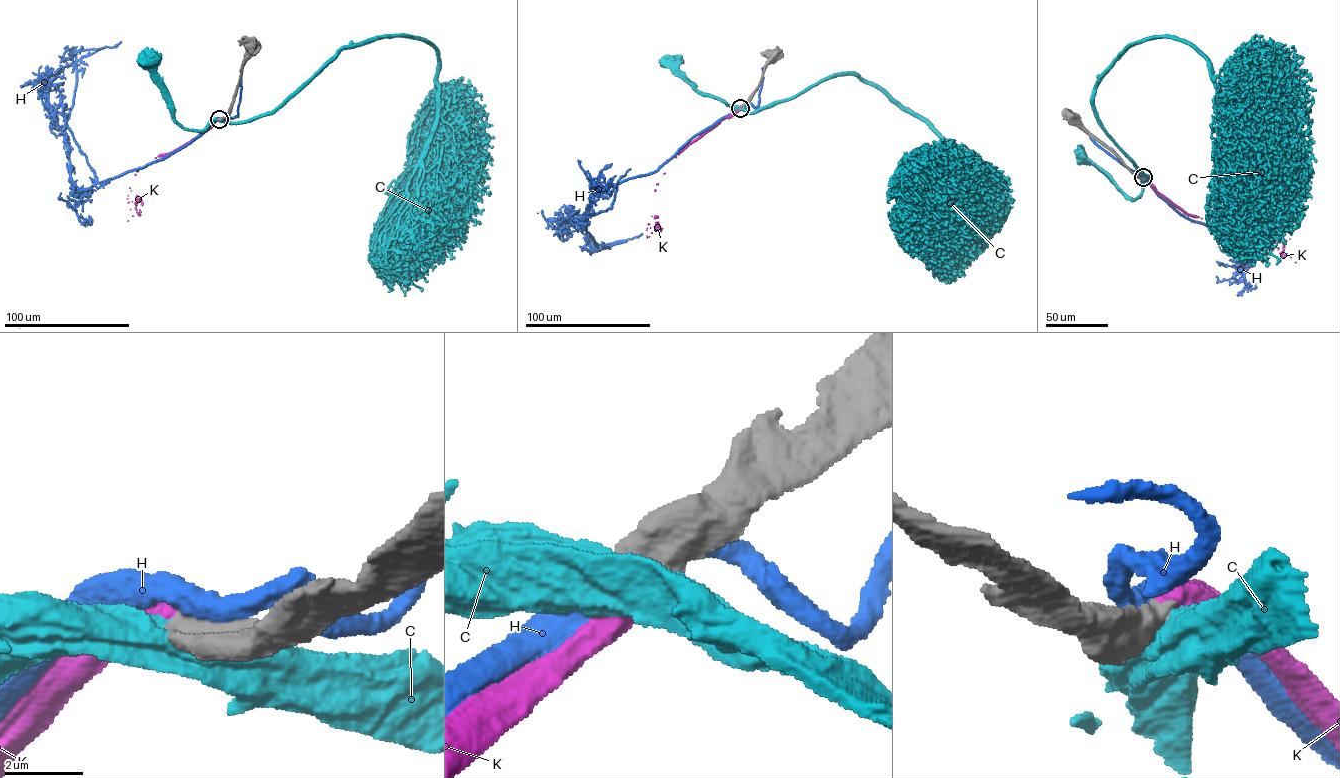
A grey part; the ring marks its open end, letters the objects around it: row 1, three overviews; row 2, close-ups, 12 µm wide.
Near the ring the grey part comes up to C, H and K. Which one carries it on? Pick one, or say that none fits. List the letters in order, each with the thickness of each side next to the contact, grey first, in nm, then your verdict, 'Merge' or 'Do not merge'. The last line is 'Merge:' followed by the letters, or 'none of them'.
C: Thickness 850 nm (grey) against 850 nm. Do not merge
H: Thickness 850 nm (grey) against 480 nm. Do not merge
K: Thickness 700 nm (grey) against 600 nm. Merge
Merge: K

